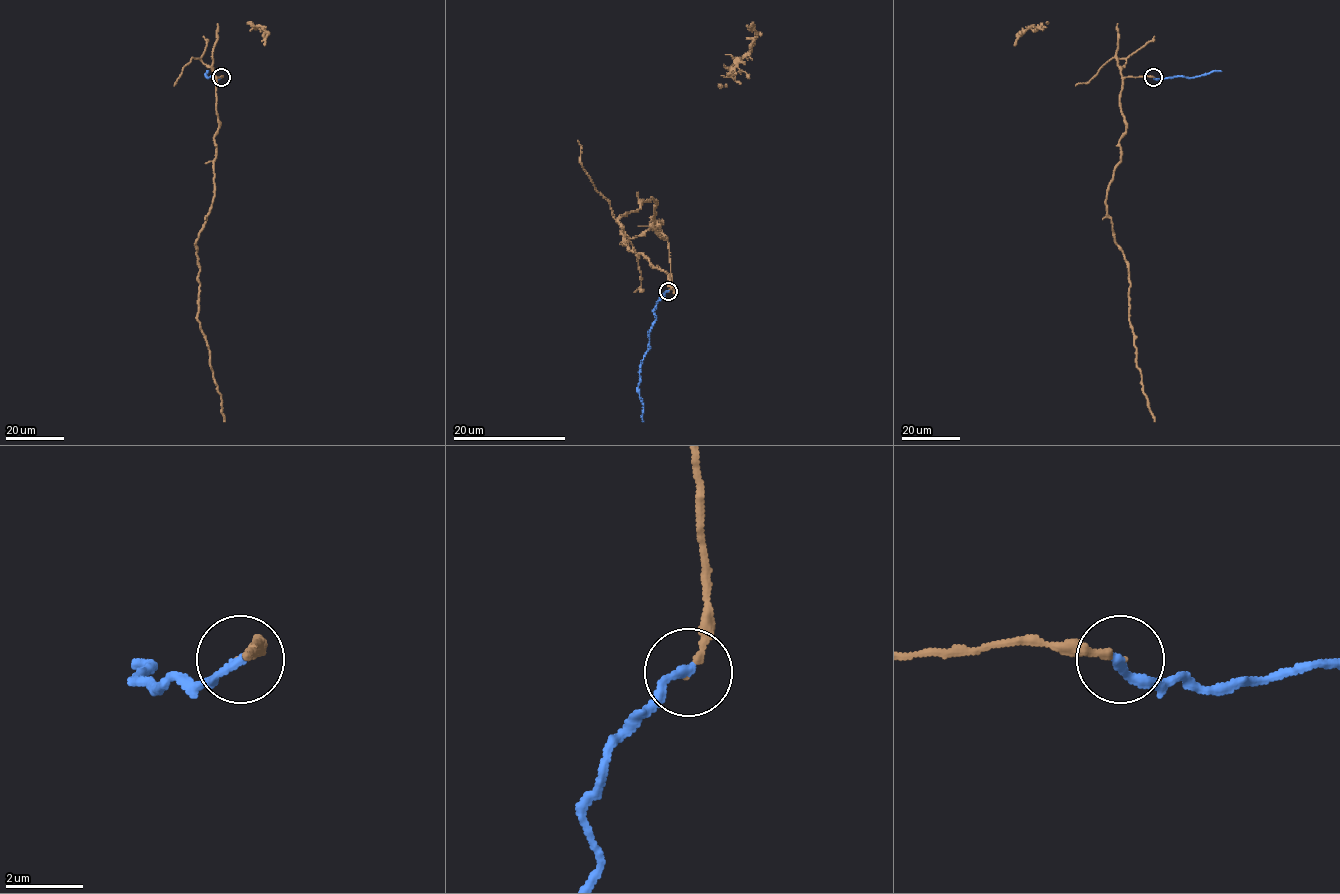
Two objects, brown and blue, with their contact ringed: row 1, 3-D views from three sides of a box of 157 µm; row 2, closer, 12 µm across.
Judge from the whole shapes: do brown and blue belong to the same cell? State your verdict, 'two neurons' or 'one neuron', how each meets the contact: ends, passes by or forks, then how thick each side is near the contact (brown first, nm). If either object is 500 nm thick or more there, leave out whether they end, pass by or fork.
two neurons; brown ends there; blue ends there; 140 nm thick on the brown side, 240 nm on the other

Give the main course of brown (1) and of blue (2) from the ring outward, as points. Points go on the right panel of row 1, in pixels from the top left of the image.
1: (1154, 77), (1123, 80), (1126, 133), (1106, 209), (1127, 265), (1136, 366), (1155, 421)
2: (1153, 77), (1192, 78), (1221, 71)

